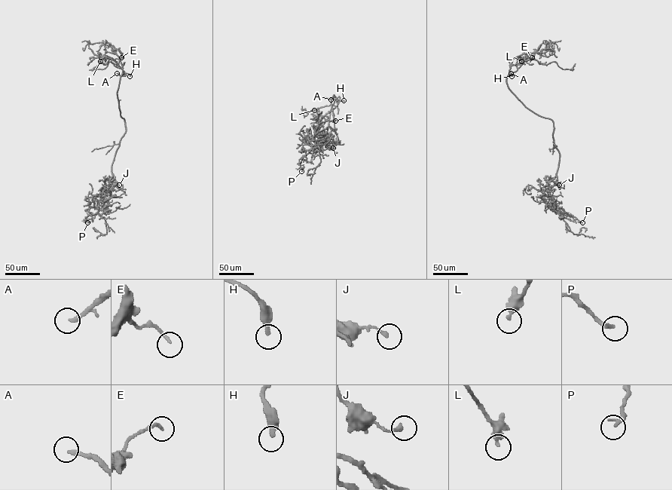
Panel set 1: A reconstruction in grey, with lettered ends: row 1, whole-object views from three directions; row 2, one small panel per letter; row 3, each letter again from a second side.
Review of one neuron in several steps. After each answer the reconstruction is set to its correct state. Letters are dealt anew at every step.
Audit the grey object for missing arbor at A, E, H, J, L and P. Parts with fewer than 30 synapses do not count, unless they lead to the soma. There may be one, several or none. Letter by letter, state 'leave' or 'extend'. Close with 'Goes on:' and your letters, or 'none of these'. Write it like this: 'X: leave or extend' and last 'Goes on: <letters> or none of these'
A: extend
E: extend
H: extend
J: leave
L: leave
P: leave
Goes on: A, E, H

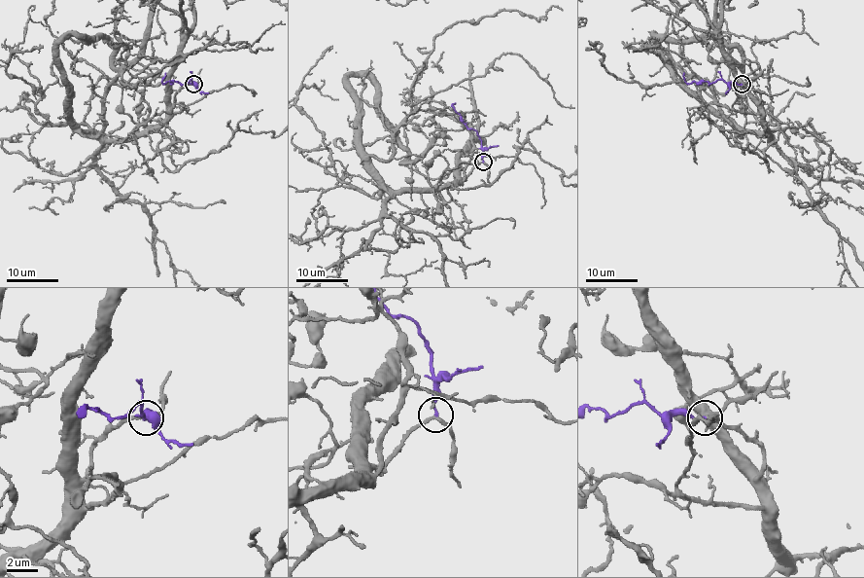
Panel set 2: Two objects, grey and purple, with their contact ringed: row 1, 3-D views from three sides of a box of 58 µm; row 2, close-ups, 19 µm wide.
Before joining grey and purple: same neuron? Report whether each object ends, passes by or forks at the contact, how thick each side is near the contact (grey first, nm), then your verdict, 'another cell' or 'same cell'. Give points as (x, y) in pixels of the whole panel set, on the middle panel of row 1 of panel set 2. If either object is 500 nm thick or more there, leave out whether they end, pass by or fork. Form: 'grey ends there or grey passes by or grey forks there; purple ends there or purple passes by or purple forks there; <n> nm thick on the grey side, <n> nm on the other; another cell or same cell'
grey passes by; purple ends there; 220 nm thick on the grey side, 180 nm on the other; same cell

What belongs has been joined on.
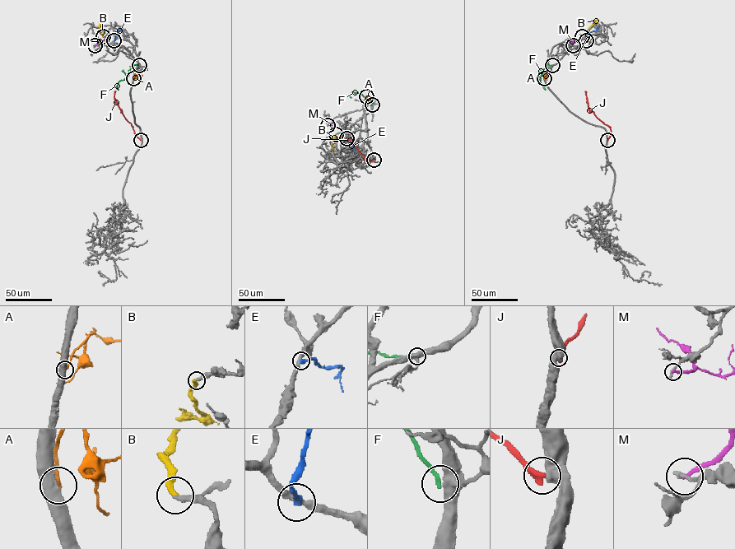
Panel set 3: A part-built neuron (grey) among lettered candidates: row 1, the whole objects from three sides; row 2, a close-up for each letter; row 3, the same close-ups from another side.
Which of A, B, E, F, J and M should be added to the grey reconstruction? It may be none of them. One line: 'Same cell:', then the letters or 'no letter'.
Same cell: A, B

